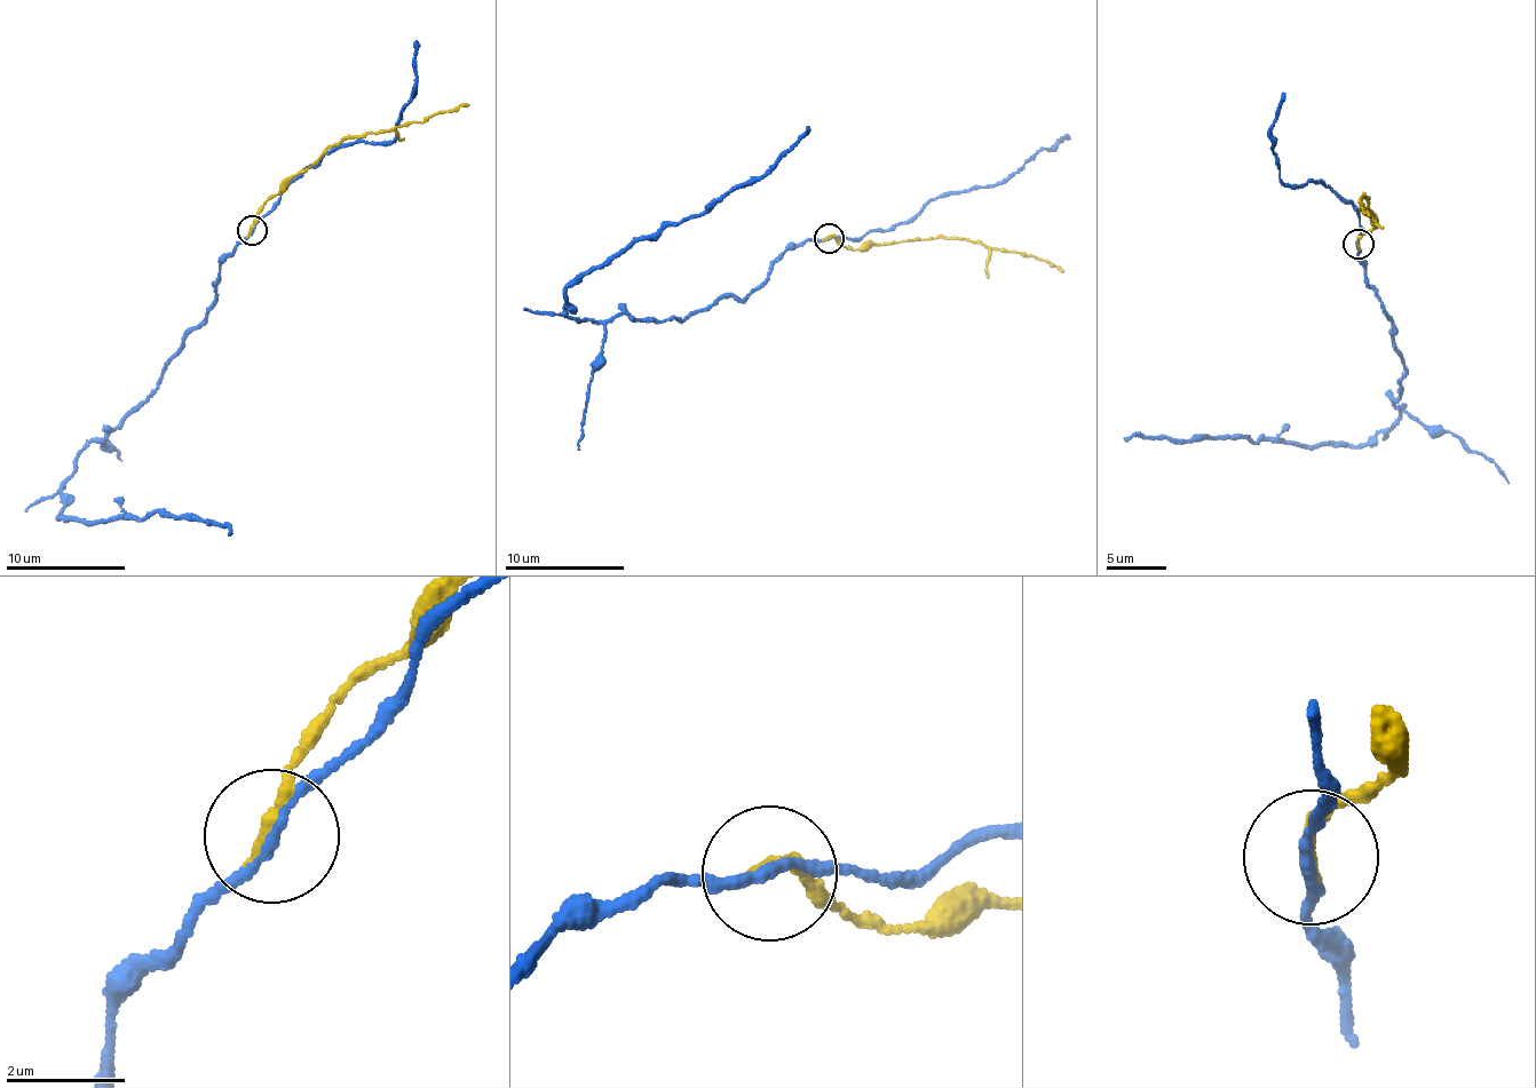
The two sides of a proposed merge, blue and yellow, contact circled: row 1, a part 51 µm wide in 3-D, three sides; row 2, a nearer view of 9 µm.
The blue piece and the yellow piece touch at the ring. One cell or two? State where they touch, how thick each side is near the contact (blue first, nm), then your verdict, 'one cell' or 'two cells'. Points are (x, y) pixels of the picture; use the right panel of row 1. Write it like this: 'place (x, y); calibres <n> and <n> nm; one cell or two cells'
place (1359, 244); calibres 160 and 200 nm; two cells

